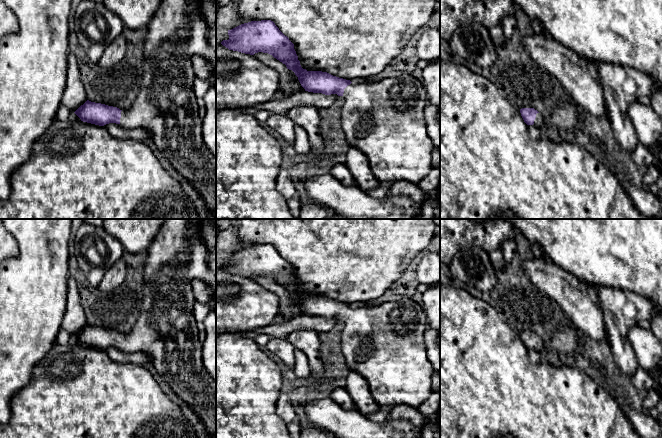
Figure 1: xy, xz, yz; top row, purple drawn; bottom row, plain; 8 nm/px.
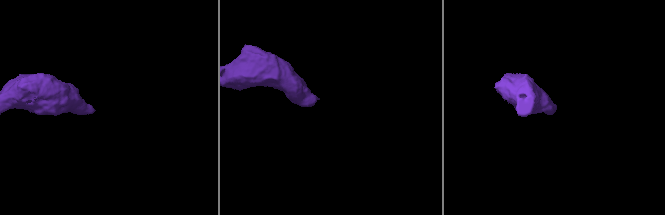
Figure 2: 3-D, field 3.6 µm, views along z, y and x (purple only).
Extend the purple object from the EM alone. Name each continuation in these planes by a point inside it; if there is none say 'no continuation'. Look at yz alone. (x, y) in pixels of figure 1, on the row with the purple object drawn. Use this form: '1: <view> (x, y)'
1: yz (539, 121)

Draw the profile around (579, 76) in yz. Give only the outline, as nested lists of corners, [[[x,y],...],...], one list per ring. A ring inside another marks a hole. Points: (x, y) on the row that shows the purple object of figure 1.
[[[550,35],[524,36],[519,45],[553,75],[573,100],[596,117],[608,117],[598,65],[560,44]]]

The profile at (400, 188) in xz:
[[[404,181],[394,182],[386,194],[386,197],[392,196],[406,196],[416,203],[422,203],[425,199],[425,194],[417,185]]]

